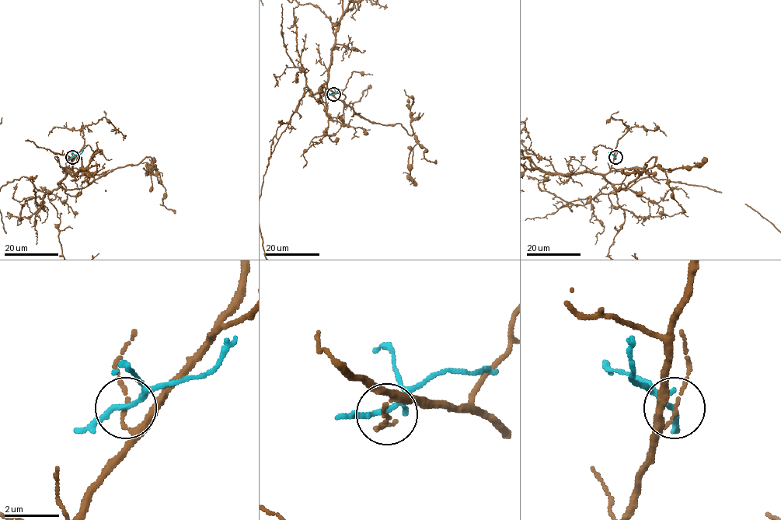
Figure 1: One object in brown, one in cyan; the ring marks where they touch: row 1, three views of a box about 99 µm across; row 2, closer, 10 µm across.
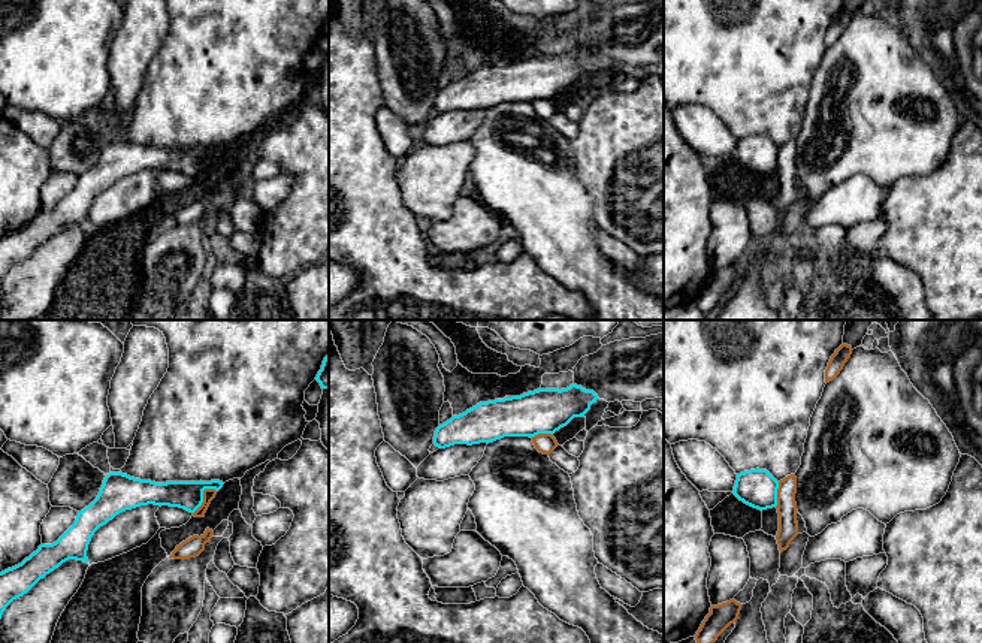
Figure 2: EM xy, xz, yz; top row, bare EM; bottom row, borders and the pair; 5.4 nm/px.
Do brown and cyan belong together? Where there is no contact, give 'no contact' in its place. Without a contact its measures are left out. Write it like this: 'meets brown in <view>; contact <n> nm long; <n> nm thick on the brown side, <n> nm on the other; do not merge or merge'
meets brown in xy; contact 180 nm long; 60 nm thick on the brown side, 160 nm on the other; do not merge

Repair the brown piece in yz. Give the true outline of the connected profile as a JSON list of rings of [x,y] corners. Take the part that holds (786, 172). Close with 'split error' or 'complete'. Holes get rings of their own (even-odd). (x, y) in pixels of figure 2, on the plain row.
[[[791,139],[779,147],[777,154],[777,178],[779,178],[779,196],[776,200],[780,218],[786,215],[791,206],[798,200],[797,187],[797,142]]] | complete

